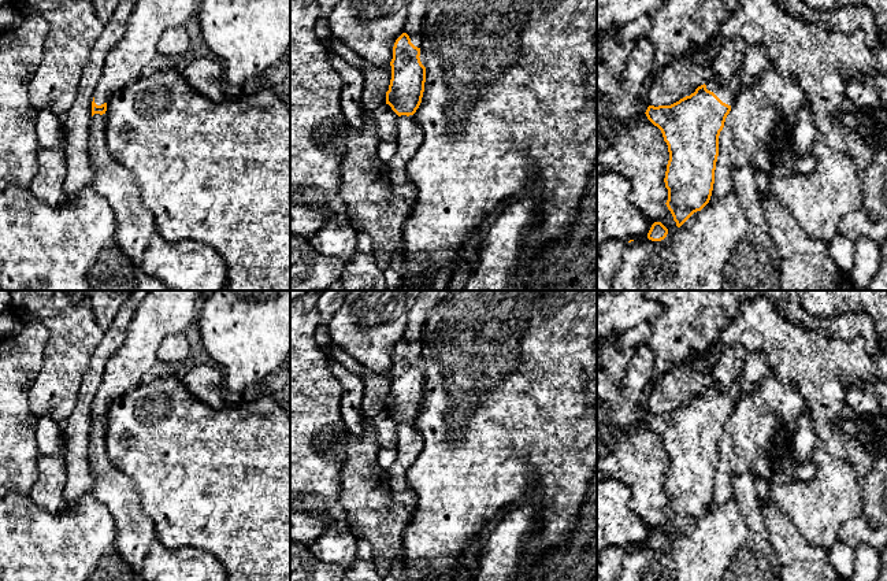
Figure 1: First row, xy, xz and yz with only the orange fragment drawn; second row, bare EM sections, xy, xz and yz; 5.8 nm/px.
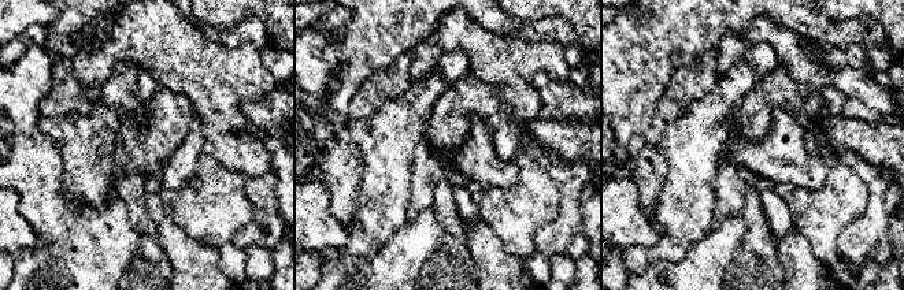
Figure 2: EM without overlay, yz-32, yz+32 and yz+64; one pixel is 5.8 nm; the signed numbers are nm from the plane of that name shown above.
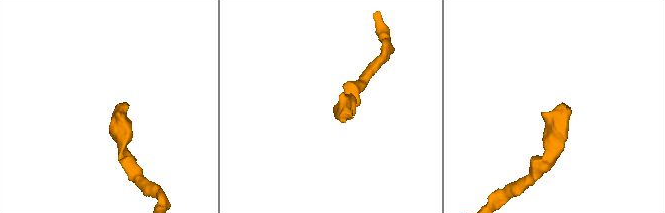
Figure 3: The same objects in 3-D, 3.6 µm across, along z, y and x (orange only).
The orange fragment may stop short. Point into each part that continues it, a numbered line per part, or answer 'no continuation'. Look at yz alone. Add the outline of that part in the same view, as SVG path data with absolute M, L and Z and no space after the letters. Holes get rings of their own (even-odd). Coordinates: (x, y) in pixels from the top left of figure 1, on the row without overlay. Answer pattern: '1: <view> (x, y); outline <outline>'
1: yz (727, 400); outline M742 380L736 381L725 392L720 392L715 385L708 388L705 392L706 396L713 399L723 410L732 414L736 404L736 399L743 392L743 381Z

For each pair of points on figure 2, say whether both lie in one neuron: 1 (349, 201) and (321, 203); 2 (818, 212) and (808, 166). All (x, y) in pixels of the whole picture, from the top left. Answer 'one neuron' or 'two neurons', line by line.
1: two neurons
2: two neurons

